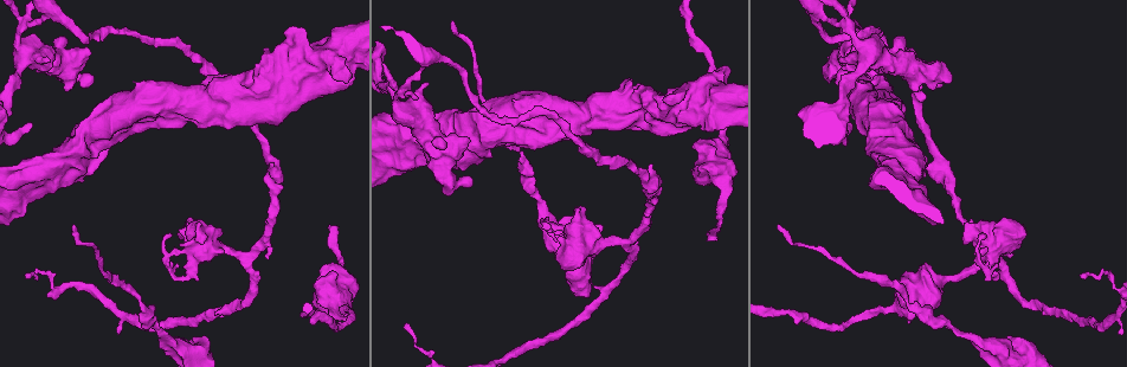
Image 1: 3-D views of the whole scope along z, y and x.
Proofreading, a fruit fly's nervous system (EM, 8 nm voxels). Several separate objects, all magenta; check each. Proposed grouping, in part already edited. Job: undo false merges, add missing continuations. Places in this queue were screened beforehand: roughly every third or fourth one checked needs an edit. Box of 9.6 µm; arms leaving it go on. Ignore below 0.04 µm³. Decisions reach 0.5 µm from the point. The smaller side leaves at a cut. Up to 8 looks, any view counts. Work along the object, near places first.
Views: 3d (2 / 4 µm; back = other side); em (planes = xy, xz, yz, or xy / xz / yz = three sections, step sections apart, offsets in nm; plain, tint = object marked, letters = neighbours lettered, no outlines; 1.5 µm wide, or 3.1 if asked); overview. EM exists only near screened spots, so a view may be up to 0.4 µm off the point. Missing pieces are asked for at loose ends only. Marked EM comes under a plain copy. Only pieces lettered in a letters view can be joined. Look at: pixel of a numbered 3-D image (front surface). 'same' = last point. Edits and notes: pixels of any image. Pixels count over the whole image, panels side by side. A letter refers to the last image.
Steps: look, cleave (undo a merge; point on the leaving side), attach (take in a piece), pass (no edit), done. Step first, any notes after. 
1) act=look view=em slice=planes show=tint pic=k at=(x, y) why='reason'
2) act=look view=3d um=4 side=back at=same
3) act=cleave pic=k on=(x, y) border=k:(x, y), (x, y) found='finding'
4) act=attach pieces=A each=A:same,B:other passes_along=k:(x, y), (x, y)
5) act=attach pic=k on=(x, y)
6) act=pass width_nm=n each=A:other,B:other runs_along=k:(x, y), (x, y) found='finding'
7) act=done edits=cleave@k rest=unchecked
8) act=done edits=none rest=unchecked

act=look view=3d um=4 pic=1 at=(156, 325) why='narrows sharply'

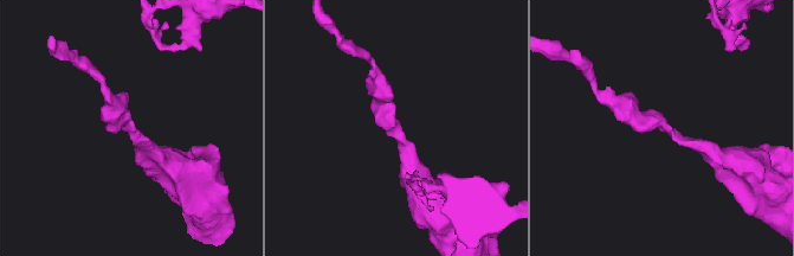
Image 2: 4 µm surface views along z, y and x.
act=look view=em slice=xz step=4 show=tint pic=2 at=(131, 130)

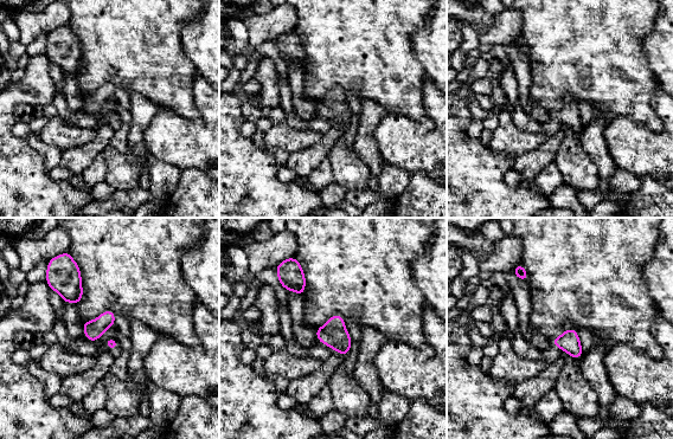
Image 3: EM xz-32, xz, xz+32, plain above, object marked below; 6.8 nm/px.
act=look view=em slice=planes show=letters at=same why='another direction'

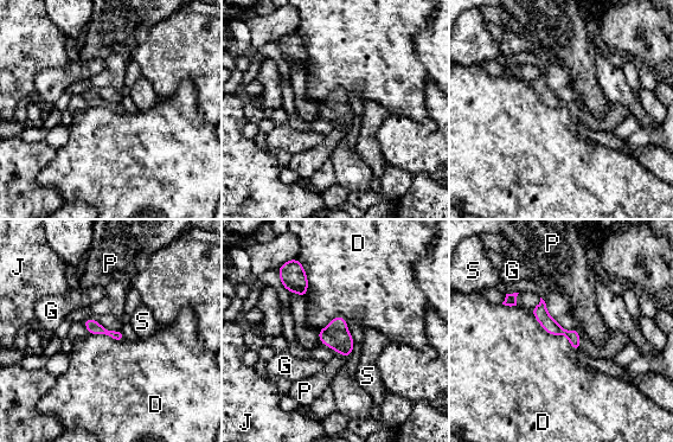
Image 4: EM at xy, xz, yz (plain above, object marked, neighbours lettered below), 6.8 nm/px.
act=pass each=D:other,G:other,J:other,P:other,S:other found='one neuron here'

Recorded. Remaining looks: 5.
act=look view=em slice=xy step=8 show=letters pic=1 at=(709, 241) why='thin end'

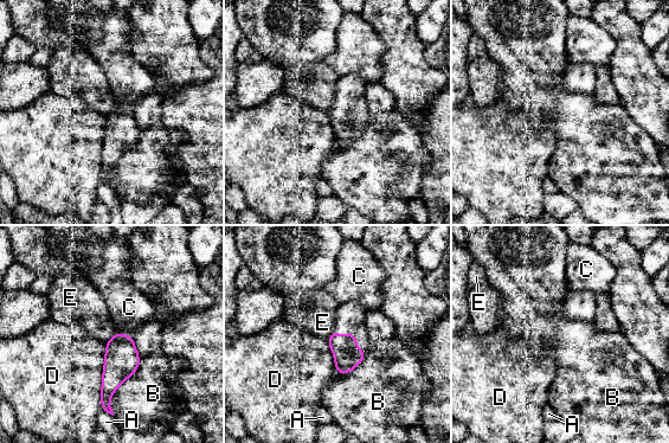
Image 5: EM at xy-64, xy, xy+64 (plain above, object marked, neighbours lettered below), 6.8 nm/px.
act=pass width_nm=190 each=A:other,B:other,C:other,D:other,E:other border=5:(141, 359), (114, 392), (113, 415) found='no lettered piece goes on from it'

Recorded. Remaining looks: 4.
act=look view=3d um=4 side=back pic=1 at=(338, 70) why='sudden change in width'

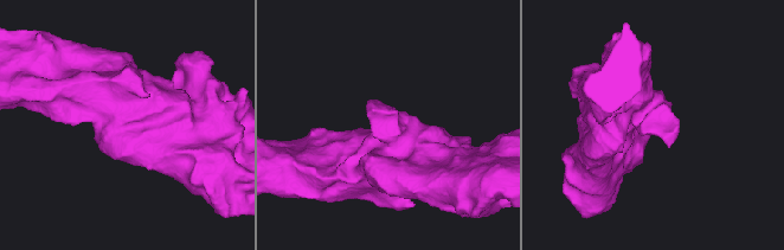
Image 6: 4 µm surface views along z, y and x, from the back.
act=look view=em slice=planes show=letters pic=6 at=(653, 122)

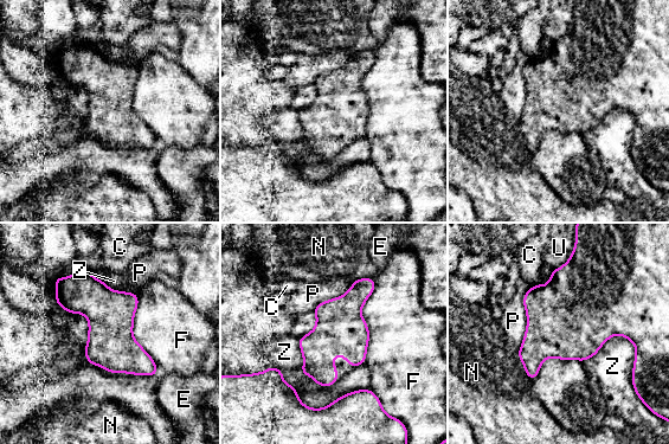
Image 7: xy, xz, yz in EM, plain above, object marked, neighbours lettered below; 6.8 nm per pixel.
act=pass width_nm=320 each=C:other,E:other,F:other,N:other,P:other,U:other,Z:other border=7:(281, 375), (310, 407), (368, 387) found='continuous, no second neuron'

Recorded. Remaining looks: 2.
act=done edits=none rest=unchecked

